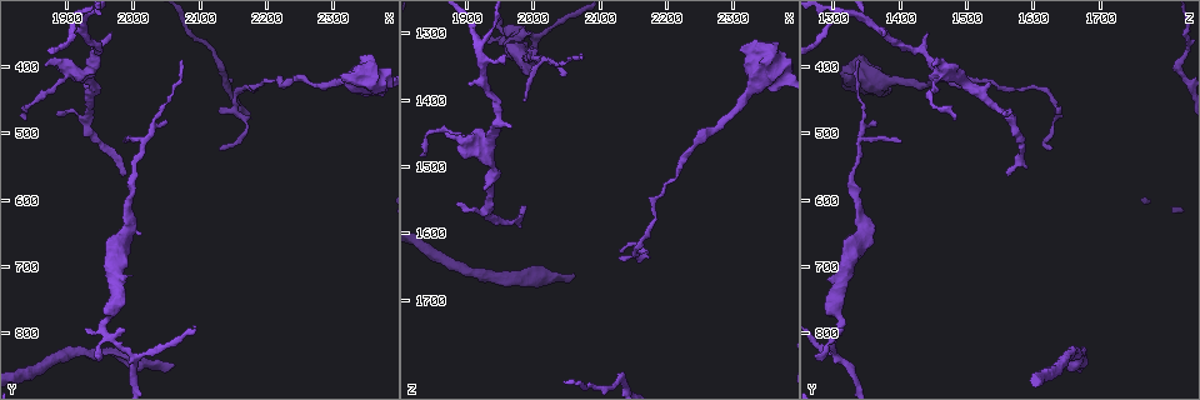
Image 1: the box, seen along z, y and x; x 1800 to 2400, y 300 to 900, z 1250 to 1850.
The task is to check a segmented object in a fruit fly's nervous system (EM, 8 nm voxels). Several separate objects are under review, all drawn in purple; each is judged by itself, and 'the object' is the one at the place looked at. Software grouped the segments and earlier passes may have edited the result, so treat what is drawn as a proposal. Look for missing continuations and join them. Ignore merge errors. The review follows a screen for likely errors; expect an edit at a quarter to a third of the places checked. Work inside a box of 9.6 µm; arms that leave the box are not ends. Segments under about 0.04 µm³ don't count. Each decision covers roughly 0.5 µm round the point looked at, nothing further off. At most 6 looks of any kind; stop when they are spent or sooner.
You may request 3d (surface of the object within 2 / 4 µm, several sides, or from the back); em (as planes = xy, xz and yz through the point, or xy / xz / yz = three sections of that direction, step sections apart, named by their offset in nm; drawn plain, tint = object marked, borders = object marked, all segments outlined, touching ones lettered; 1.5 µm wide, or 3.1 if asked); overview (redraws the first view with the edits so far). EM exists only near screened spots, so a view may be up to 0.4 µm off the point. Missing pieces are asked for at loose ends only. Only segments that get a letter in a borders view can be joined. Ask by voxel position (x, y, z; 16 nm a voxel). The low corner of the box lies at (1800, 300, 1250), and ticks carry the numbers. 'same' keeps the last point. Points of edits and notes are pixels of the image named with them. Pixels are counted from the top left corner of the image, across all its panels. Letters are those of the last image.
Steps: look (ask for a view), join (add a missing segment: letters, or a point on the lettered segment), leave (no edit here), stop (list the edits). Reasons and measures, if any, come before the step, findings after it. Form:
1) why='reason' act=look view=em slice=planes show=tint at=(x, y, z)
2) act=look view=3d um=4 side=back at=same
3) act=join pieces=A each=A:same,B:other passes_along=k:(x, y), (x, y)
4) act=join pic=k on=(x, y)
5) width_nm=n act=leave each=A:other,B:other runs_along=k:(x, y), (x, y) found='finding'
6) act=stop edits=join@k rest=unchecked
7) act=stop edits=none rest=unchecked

why='branch stops here' act=look view=3d um=4 at=(2130, 460, 1640)

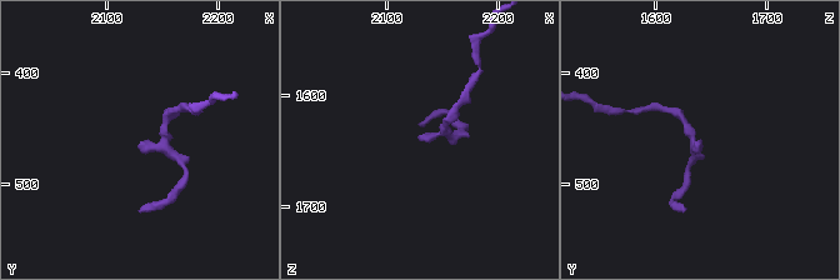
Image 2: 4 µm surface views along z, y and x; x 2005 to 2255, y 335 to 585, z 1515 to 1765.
act=look view=em slice=xz step=4 show=tint at=(2130, 462, 1640)

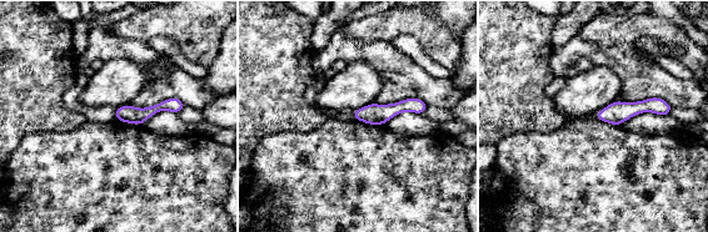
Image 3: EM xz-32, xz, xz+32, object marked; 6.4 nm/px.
act=look view=em slice=planes show=borders at=same

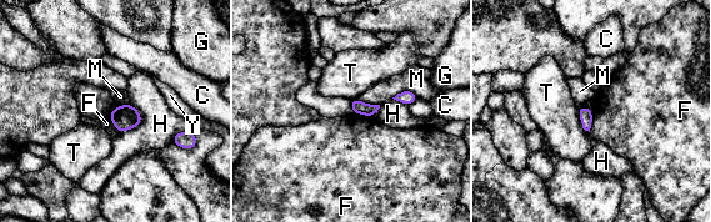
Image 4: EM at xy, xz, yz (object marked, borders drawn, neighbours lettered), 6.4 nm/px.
width_nm=80 act=leave each=C:other,F:other,G:other,H:other,M:other,T:other,Y:other border=4:(592, 109), (592, 124), (589, 131) found='none of them fits'

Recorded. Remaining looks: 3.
why='branch stops here' act=look view=3d um=2 at=(1985, 510, 1405)

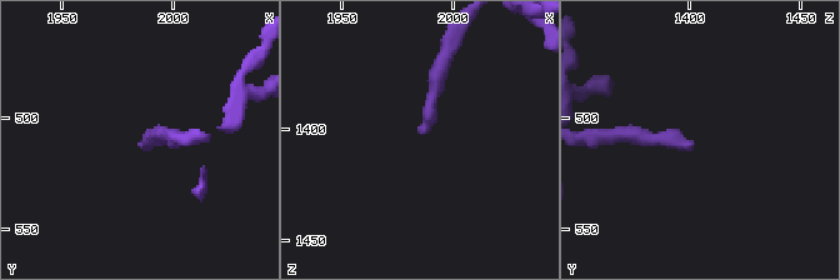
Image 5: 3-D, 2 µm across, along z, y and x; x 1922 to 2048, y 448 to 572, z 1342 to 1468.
act=look view=em slice=yz step=4 show=tint at=(1984, 510, 1401)

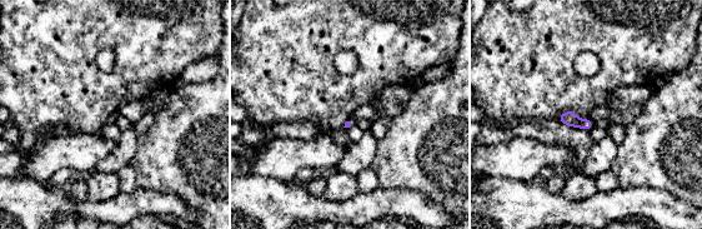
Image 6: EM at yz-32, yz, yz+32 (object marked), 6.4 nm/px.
why='what lies round it' act=look view=em slice=yz step=4 show=borders at=same

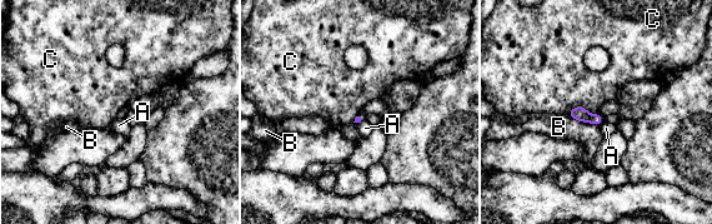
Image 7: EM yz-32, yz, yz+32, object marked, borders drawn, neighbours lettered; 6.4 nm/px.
act=leave each=A:other,B:other,C:other border=7:(596, 112), (575, 105), (566, 114) found='none of them fits'

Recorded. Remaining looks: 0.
act=stop edits=none rest=unchecked

